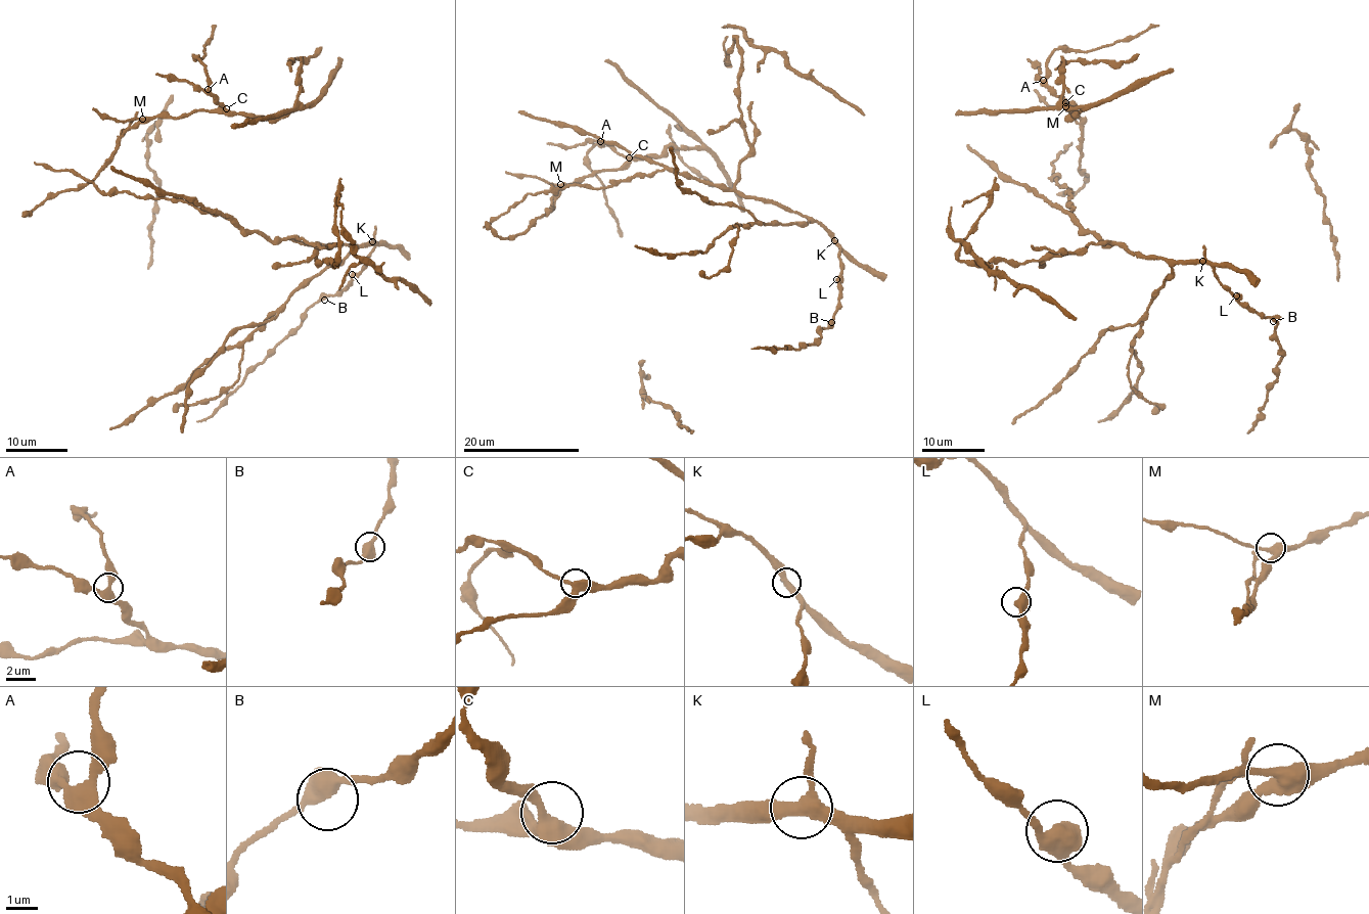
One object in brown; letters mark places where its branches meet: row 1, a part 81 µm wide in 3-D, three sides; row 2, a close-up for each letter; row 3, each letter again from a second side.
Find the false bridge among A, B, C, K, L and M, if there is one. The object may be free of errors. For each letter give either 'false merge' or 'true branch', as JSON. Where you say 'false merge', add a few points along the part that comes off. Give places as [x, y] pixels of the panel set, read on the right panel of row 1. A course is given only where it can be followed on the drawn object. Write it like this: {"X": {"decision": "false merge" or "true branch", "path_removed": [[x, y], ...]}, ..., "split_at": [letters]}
{"A": {"decision": "true branch"}, "B": {"decision": "true branch"}, "C": {"decision": "true branch"}, "K": {"decision": "true branch"}, "L": {"decision": "true branch"}, "M": {"decision": "true branch"}, "split_at": []}

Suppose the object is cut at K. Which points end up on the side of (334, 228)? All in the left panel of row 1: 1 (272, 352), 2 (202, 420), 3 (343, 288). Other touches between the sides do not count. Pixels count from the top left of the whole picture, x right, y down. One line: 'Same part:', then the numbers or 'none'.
Same part: none

